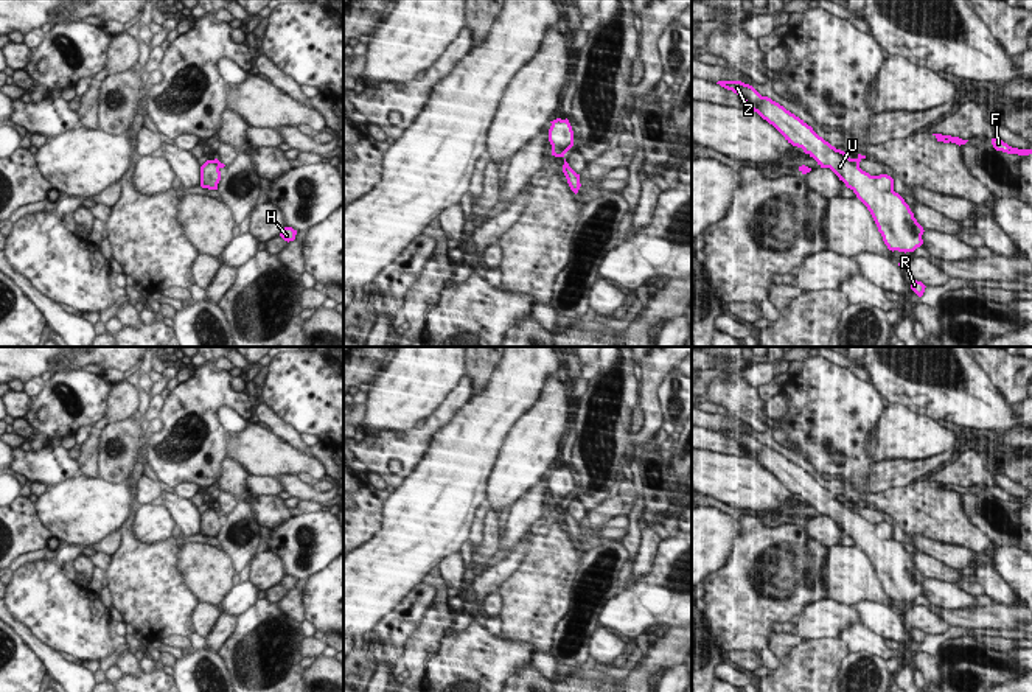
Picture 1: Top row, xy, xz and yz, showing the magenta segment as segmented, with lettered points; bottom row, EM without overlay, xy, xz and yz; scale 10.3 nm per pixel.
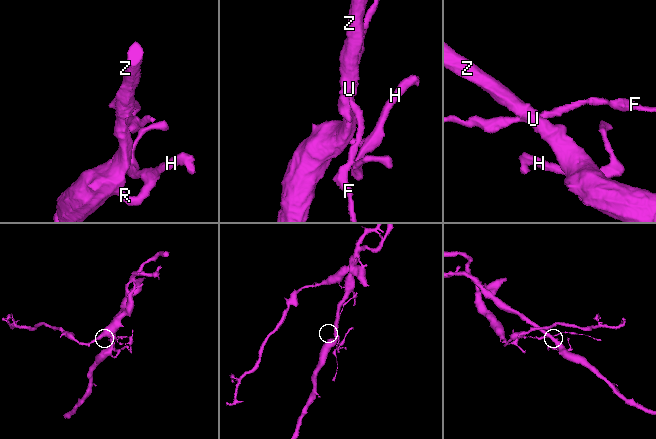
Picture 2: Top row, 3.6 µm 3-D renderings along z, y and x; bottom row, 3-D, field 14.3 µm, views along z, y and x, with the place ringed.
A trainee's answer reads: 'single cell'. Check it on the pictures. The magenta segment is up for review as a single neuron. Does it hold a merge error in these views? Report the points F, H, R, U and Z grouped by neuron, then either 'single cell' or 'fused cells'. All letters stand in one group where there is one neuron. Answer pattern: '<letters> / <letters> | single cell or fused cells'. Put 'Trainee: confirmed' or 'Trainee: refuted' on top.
Trainee: refuted
F / H R U Z | fused cells

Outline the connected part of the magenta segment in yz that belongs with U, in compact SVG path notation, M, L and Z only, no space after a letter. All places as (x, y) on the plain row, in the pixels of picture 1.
M718 429L716 432L737 442L751 459L757 460L763 468L772 473L788 491L802 496L804 501L813 505L821 516L830 516L839 526L839 529L842 529L845 535L850 536L867 555L889 599L906 602L914 600L923 592L922 583L925 578L914 566L914 561L905 547L894 540L894 527L891 524L870 524L859 515L852 513L850 505L844 499L832 495L828 490L819 485L811 474L808 474L804 468L786 459L779 451L768 445L762 445L752 434L741 429Z

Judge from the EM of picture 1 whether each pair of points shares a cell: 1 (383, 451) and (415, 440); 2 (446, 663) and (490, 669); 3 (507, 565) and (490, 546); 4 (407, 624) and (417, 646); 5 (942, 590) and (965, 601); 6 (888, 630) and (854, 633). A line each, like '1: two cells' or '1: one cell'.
1: one cell
2: one cell
3: two cells
4: two cells
5: one cell
6: two cells

